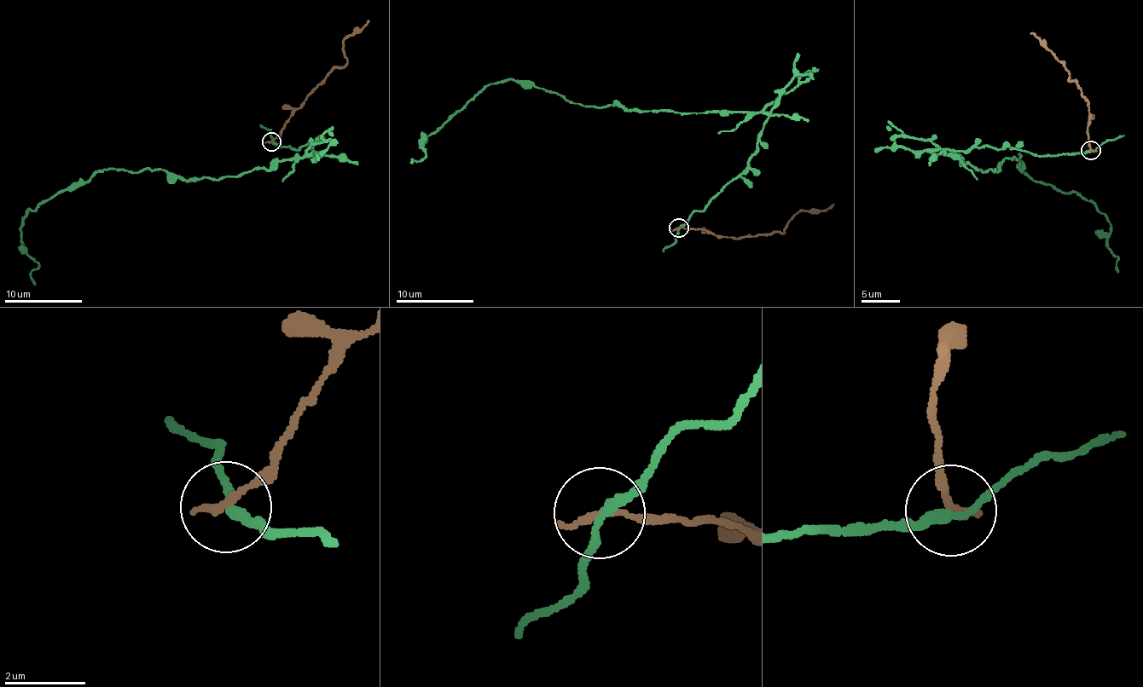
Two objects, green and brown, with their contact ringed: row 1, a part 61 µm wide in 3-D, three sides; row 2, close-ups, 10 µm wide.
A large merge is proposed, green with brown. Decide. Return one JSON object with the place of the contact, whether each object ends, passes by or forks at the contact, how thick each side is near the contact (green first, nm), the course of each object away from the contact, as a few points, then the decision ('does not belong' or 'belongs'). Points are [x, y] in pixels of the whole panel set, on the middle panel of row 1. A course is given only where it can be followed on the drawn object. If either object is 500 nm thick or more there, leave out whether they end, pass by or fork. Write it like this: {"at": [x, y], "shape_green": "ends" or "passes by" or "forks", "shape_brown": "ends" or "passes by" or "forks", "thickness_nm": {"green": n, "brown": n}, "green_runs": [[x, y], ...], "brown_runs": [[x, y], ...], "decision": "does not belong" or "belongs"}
{"at": [679, 228], "shape_green": "passes by", "shape_brown": "ends", "thickness_nm": {"green": 220, "brown": 200}, "green_runs": [[680, 227], [743, 171], [763, 113], [582, 106], [504, 80], [434, 131], [418, 147], [426, 157], [412, 164]], "brown_runs": [[678, 227], [698, 228], [728, 238], [781, 234], [788, 221], [799, 210], [826, 210], [834, 204]], "decision": "does not belong"}

